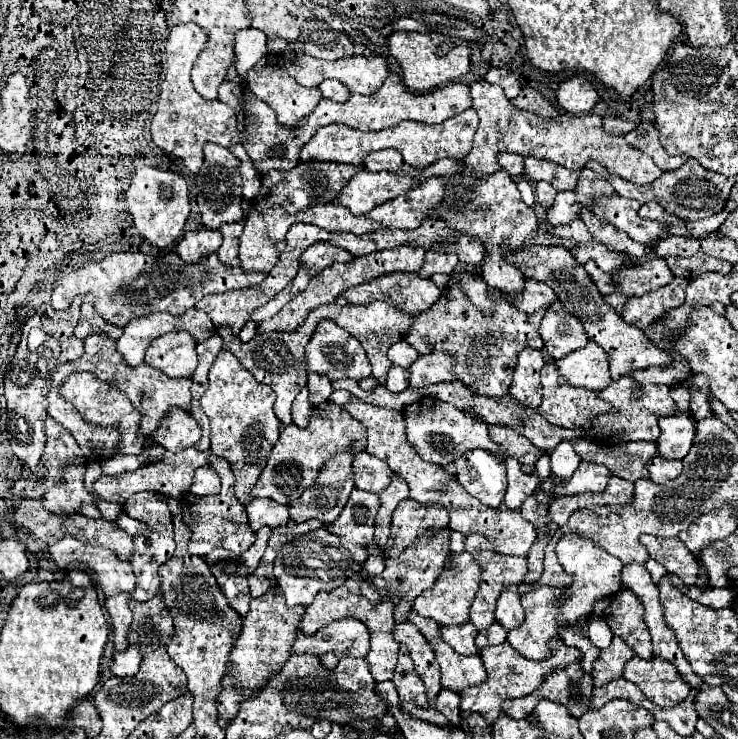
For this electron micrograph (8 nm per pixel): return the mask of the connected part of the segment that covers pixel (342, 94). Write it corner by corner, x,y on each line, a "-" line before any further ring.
325,81
325,83
321,83
319,85
319,89
323,91
323,97
325,99
331,99
331,101
339,101
339,103
343,103
343,101
347,101
349,99
349,89
341,83
341,81

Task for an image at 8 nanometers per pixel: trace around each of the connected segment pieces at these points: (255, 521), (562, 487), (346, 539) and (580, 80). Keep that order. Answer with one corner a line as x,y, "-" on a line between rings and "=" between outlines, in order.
251,499
251,503
247,505
247,515
251,531
259,531
263,525
275,529
289,521
289,507
279,505
271,499
=
581,461
571,479
557,481
553,475
549,475
547,479
543,479
539,483
539,489
543,489
549,495
555,495
555,497
579,495
579,493
585,493
585,491
599,493
607,487
609,477
611,477
611,471
607,467
=
355,489
341,515
331,523
331,531
339,535
343,547
349,549
355,563
367,561
367,545
373,539
373,523
379,509
379,497
369,491
=
581,75
567,79
565,83
561,83
561,87
557,91
557,103
559,103
559,107
565,109
567,113
573,113
573,115
591,111
595,107
597,99
599,99
597,91

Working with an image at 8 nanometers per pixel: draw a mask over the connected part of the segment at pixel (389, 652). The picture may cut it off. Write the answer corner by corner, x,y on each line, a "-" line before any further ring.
347,579
341,587
329,591
329,593
317,593
315,601
311,605
307,605
307,611
303,615
303,621
301,621
301,631
305,635
313,635
317,633
321,627
325,627
327,623
331,621
337,621
337,619
345,619
345,617
353,617
353,619
359,619
361,623
367,625
369,629
369,635
371,635
371,645
369,645
369,653
365,657
365,661
369,663
369,671
373,675
375,681
387,681
391,679
395,667
397,667
397,653
399,653
399,645
393,641
393,603
387,601
387,603
371,603
369,599
363,597
361,589
359,589
359,579

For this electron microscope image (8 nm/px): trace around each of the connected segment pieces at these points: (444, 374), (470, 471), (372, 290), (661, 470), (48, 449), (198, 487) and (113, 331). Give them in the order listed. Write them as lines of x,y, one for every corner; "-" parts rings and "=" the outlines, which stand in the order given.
433,351
427,355
419,355
419,359
409,367
411,371
411,387
427,387
431,383
449,383
455,381
453,371
453,355
443,351
=
469,451
455,459
459,483
483,503
497,508
507,489
505,463
489,451
=
391,273
351,287
343,297
357,305
387,301
403,313
419,315
439,301
441,289
431,279
421,279
417,273
=
657,455
657,457
649,459
647,469
649,469
649,477
655,483
665,483
669,479
675,479
683,471
683,465
681,465
681,461
669,461
669,459
663,459
=
51,417
45,419
45,433
47,433
47,445
45,445
45,451
43,451
43,463
45,463
45,467
47,467
47,476
43,480
36,480
33,477
35,487
37,487
35,491
39,491
39,493
37,493
37,495
29,495
32,499
41,499
49,488
49,485
62,482
63,467
67,467
67,465
71,464
85,465
87,462
83,453
79,451
79,445
75,443
73,435
71,435
63,425
55,423
=
199,467
193,475
193,483
191,483
191,493
193,495
215,495
221,489
221,481
219,475
211,469
211,467
=
87,293
81,305
81,319
79,319
79,325
75,327
75,335
79,335
79,339
85,339
95,331
107,331
107,335
113,335
113,339
119,339
123,333
123,327
103,321
103,317
93,307
93,295

